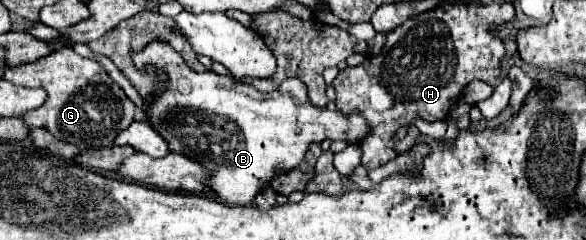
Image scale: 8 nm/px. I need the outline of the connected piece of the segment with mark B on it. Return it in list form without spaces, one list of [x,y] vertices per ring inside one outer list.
[[[153,41],[143,51],[133,53],[133,63],[137,67],[151,63],[165,71],[171,89],[157,93],[155,101],[147,105],[149,123],[167,139],[171,151],[193,157],[213,171],[209,185],[229,205],[253,203],[255,195],[271,181],[277,169],[289,171],[303,161],[309,143],[321,143],[325,137],[357,143],[367,135],[365,119],[359,113],[345,117],[339,111],[313,107],[301,79],[285,79],[279,89],[261,93],[213,71],[197,75],[163,41]]]

